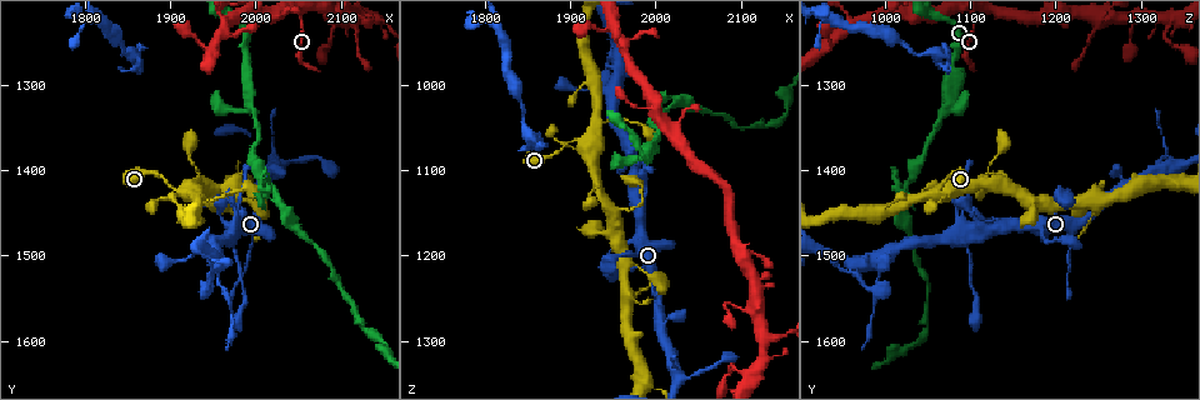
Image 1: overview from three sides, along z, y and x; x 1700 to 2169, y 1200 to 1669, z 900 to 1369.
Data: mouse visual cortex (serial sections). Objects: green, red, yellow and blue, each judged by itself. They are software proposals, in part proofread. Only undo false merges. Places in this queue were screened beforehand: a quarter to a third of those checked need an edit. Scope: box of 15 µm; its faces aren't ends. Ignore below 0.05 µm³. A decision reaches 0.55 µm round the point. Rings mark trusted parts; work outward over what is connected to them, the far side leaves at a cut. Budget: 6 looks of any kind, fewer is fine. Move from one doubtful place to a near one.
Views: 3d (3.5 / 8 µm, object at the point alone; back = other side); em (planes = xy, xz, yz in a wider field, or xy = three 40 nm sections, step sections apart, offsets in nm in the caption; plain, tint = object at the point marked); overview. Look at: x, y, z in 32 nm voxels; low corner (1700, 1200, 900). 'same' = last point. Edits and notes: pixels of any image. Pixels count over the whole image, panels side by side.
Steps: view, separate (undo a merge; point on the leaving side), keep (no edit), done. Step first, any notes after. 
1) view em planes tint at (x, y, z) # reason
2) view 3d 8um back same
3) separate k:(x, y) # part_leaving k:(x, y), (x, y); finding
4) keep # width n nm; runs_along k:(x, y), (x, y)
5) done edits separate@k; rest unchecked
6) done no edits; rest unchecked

view 3d 3.5um at (1950, 1420, 1150) # narrows sharply

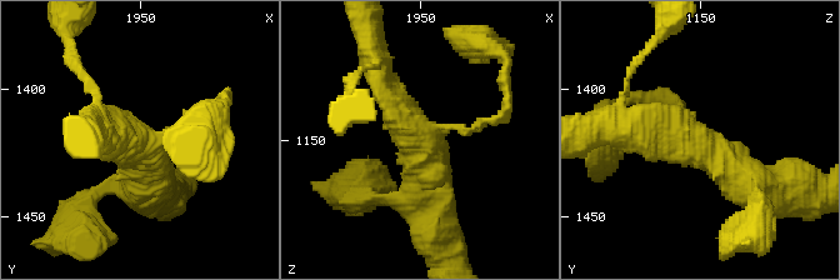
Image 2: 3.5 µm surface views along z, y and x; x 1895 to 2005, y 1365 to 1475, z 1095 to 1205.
view em xy step 1 tint at (1950, 1422, 1149) # arms 3; arm_widths 100, 400, 500 nm

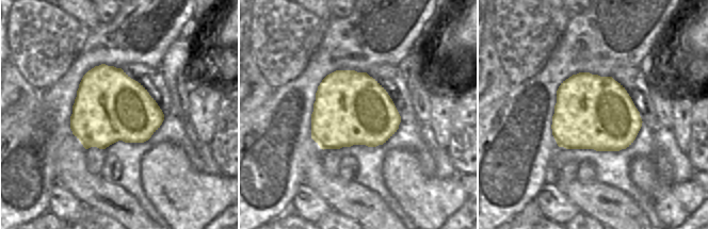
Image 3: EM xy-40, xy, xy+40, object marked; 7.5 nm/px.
keep # one cell here

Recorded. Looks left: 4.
view 3d 3.5um at (1960, 1510, 995) # sudden change in width

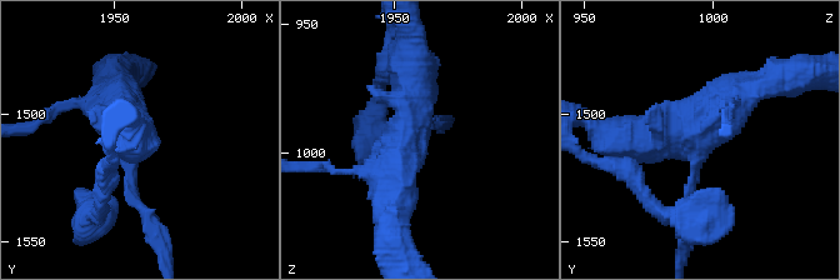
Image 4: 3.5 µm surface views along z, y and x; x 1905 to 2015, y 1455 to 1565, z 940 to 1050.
view em xy step 5 plain at (1956, 1512, 993) # arms 3; arm_widths 150, 350, 600 nm; now the EM

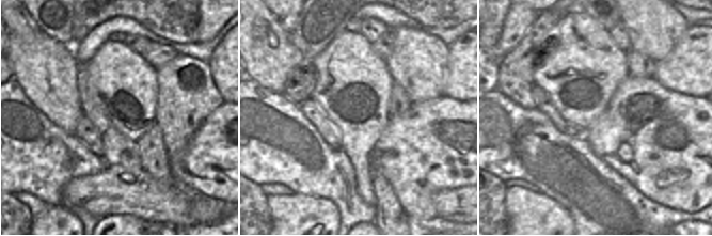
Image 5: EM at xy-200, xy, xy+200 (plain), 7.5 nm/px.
view em xy step 5 tint same # where the object lies

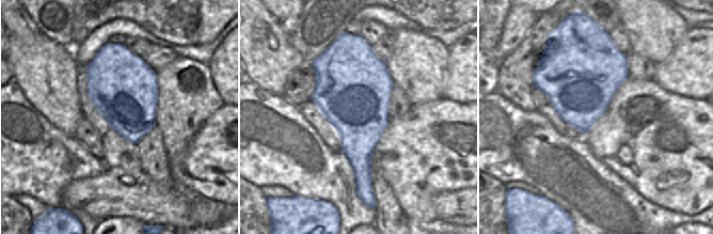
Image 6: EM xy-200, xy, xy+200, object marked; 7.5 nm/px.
keep # runs_along 4:(759, 85), (653, 139), (611, 135); all the same cell

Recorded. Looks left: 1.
done no edits; rest unchecked

